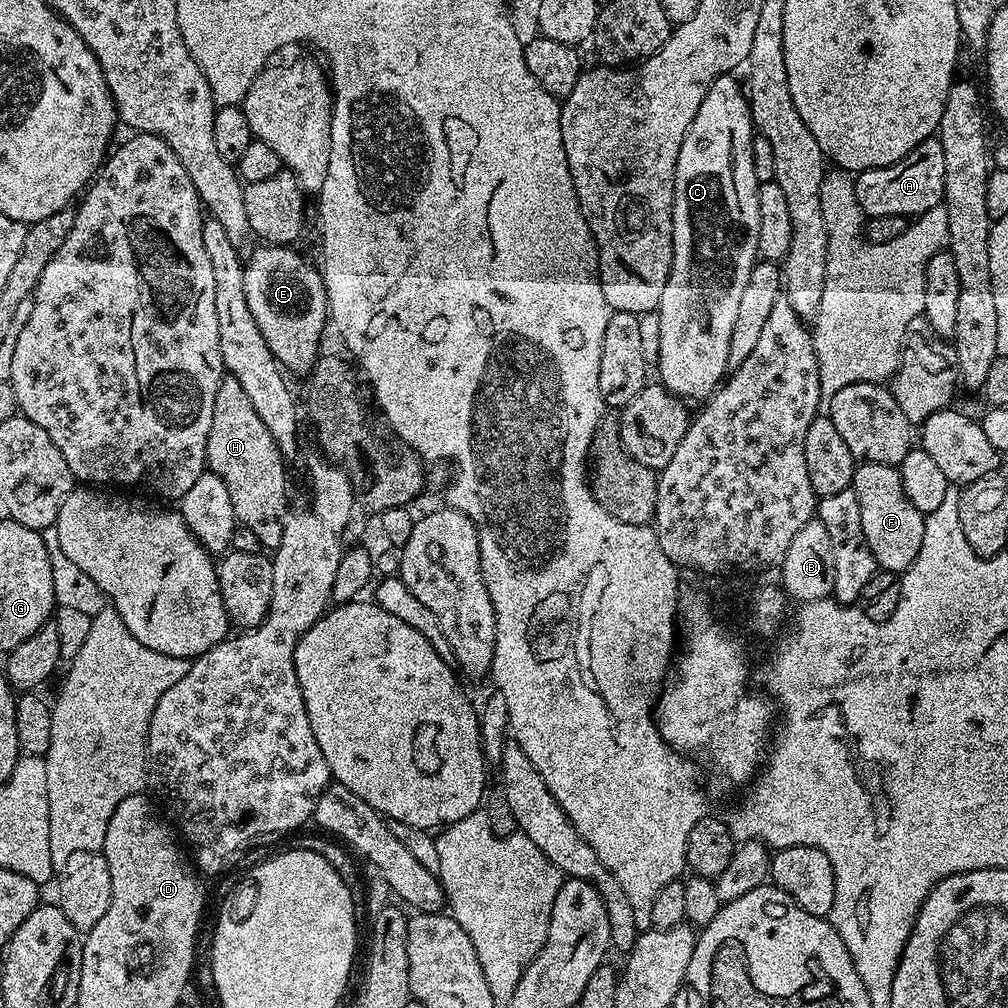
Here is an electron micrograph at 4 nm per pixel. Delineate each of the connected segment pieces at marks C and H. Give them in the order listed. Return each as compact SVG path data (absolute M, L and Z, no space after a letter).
M735 75L718 76L716 81L706 90L706 98L702 98L702 106L698 106L698 114L694 114L694 122L690 122L690 130L686 138L682 138L682 150L678 150L678 166L674 170L674 202L672 203L672 265L670 274L666 278L666 290L662 290L659 313L662 326L662 342L660 343L660 363L658 365L659 383L668 391L685 401L703 401L715 393L718 385L725 379L729 371L728 359L730 358L730 334L734 331L734 321L738 315L738 305L742 299L742 290L746 290L746 282L750 279L750 270L758 263L758 190L761 181L754 174L754 158L752 157L752 137L754 125L752 111L748 105L746 88L743 83L736 81Z
M225 375L214 398L214 418L210 418L210 438L206 442L206 458L207 471L218 474L218 478L226 482L226 490L230 490L230 506L234 506L237 525L254 530L254 534L258 534L258 542L261 546L268 550L275 550L282 542L284 522L290 515L288 472L284 469L286 457L278 450L276 439L270 434L270 430L266 430L262 418L258 418L258 413L254 410L246 390L242 390L238 378L233 376Z

